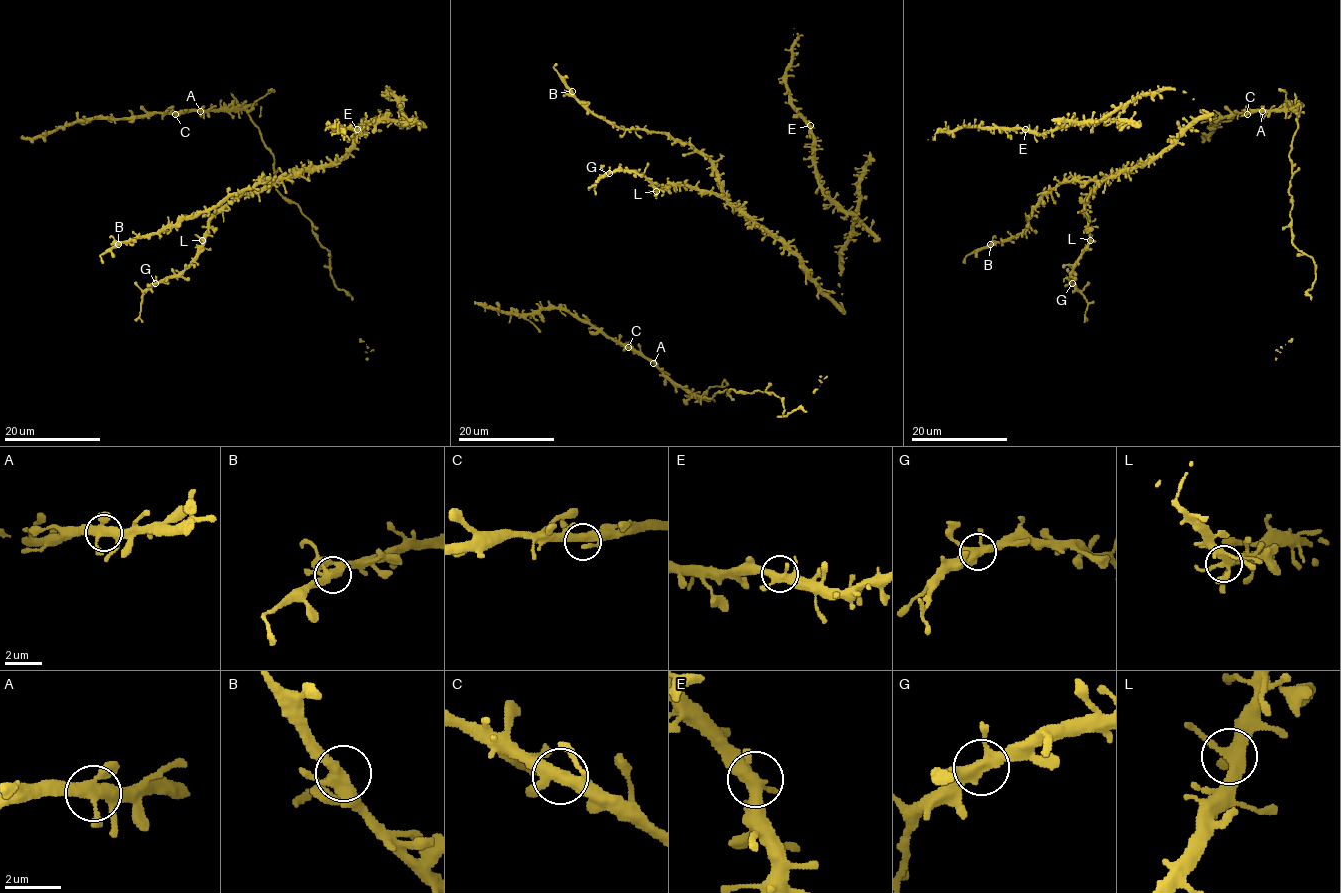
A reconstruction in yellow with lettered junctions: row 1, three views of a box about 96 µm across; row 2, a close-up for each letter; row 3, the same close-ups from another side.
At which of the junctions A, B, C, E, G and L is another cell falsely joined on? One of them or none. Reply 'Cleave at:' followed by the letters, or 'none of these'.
Cleave at: none of these

